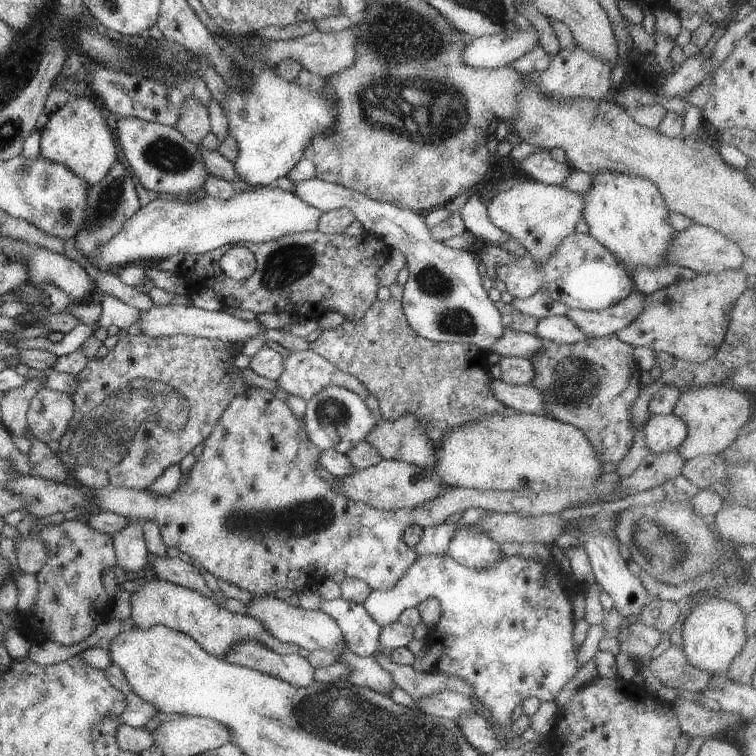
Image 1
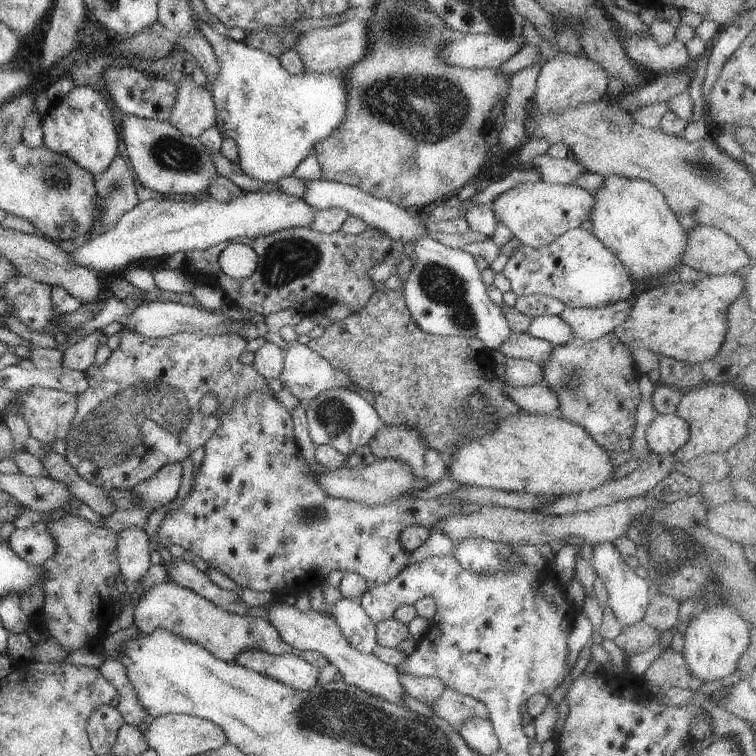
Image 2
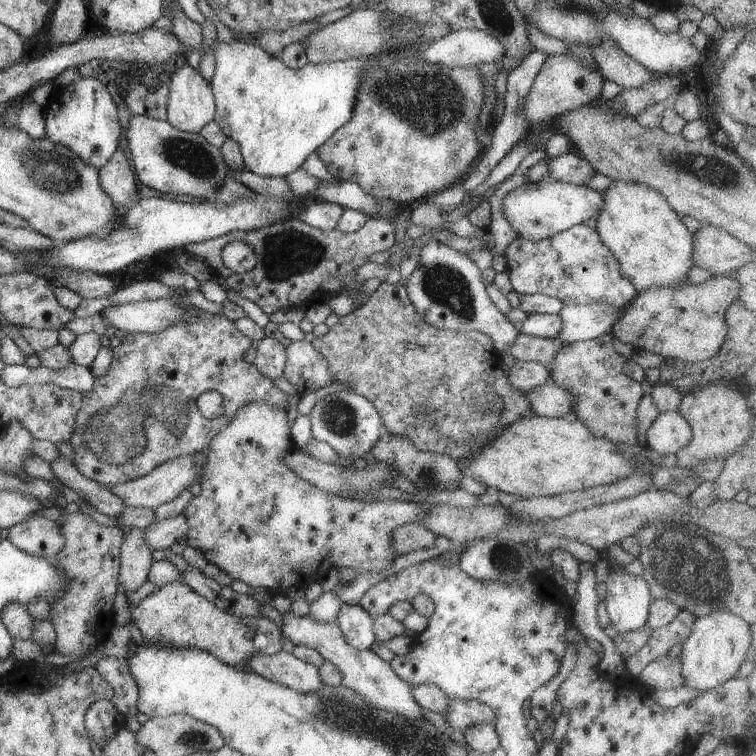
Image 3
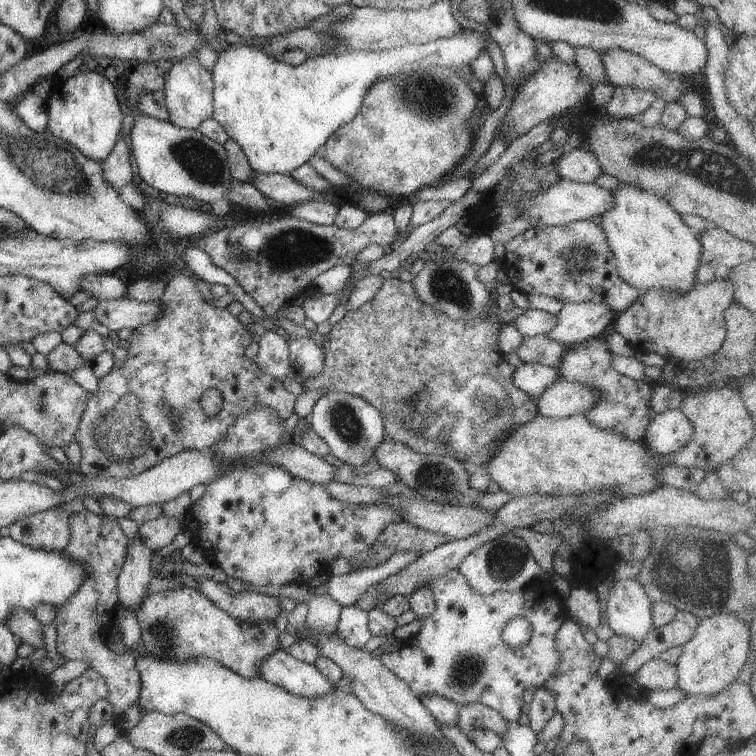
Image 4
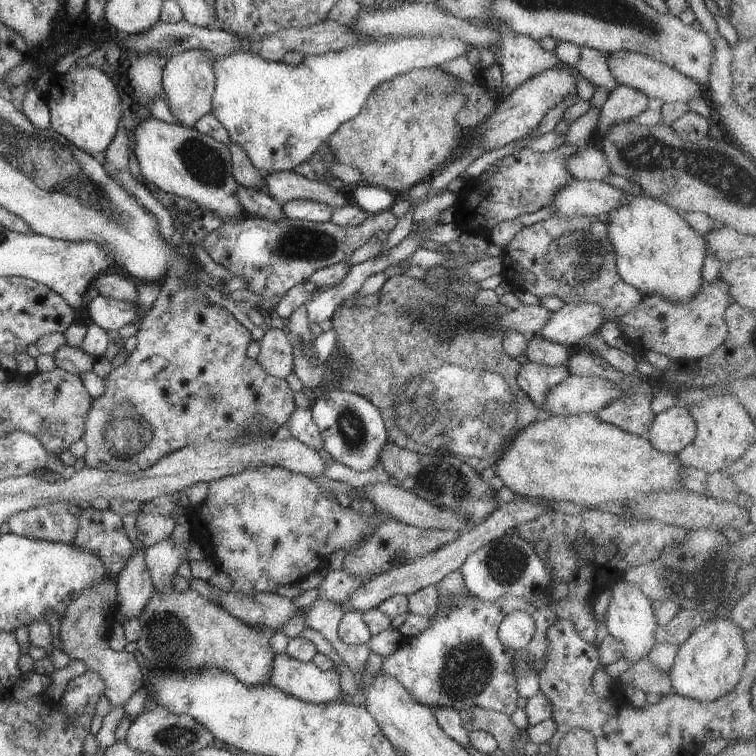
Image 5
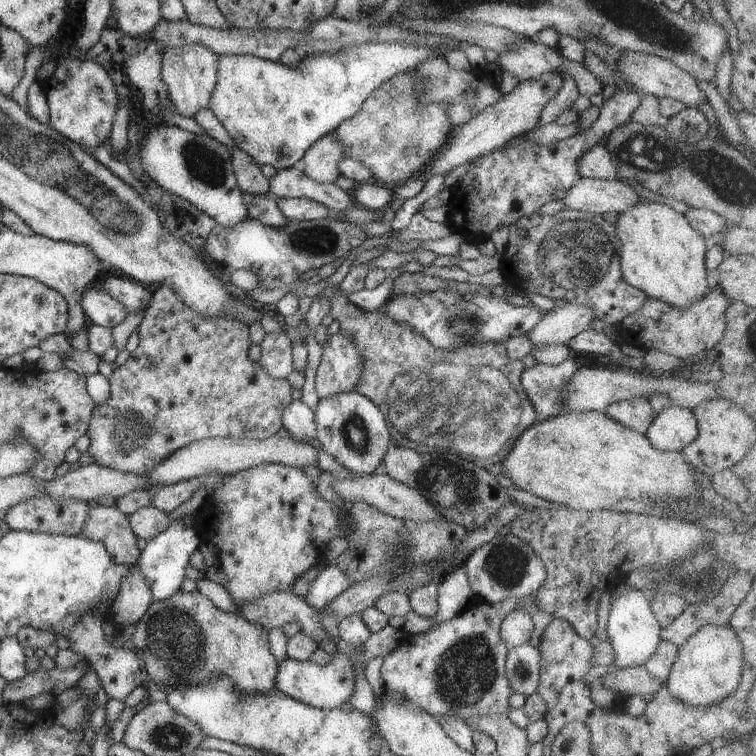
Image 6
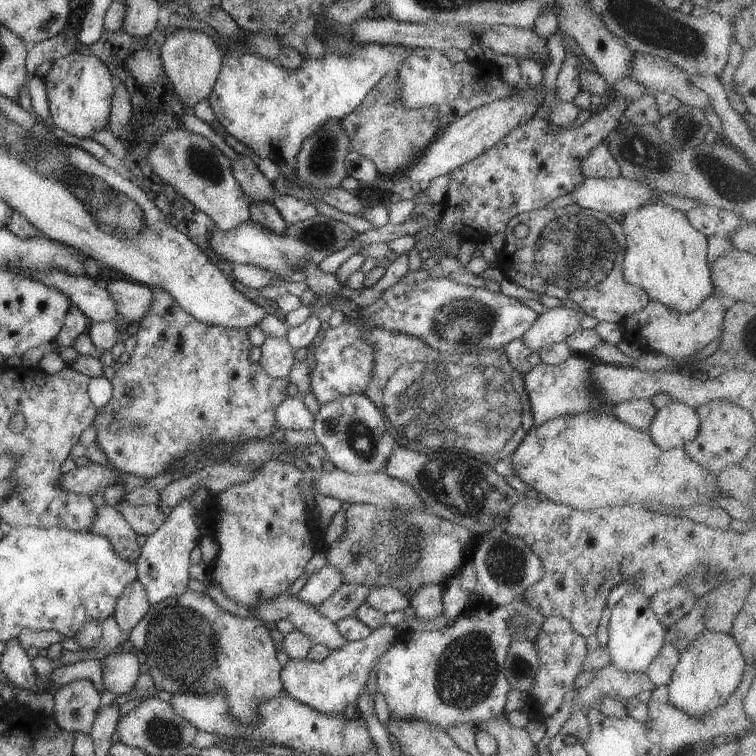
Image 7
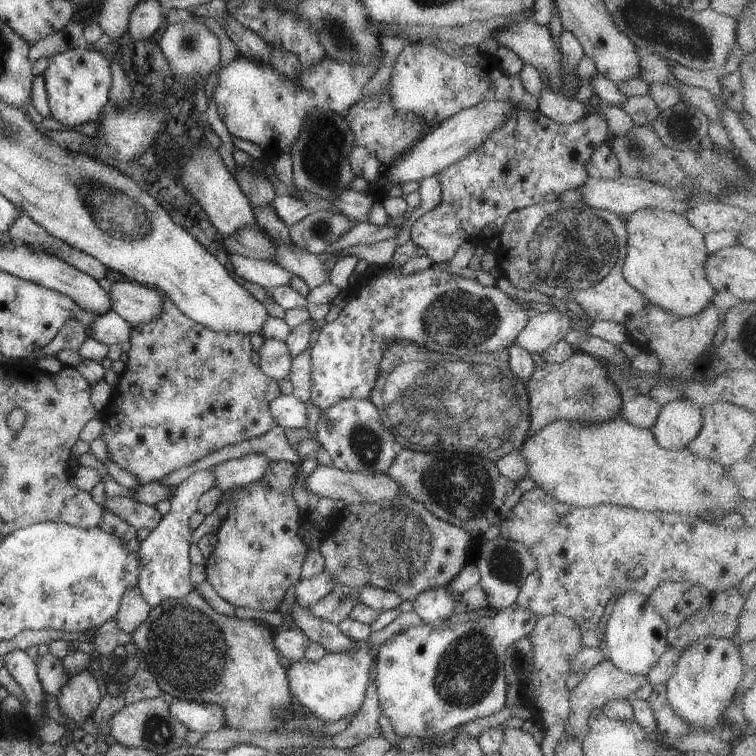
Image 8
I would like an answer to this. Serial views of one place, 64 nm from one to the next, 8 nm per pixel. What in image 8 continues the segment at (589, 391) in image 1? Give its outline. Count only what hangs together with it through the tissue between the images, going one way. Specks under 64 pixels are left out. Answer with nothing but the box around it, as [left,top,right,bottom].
[621,394,661,429]

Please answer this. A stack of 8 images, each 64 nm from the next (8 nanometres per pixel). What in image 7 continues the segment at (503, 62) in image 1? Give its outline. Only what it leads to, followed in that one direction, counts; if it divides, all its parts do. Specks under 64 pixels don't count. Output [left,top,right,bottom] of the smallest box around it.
[207,43,406,165]

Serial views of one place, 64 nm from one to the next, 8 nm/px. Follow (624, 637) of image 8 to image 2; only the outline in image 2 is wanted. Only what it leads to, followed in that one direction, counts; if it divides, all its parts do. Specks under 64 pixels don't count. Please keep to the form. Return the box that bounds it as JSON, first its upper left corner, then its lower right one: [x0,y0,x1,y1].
[592,542,653,628]

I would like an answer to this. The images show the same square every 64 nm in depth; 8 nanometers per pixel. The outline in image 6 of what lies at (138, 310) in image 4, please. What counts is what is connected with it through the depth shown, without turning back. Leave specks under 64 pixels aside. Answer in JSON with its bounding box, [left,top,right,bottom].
[80,284,129,329]

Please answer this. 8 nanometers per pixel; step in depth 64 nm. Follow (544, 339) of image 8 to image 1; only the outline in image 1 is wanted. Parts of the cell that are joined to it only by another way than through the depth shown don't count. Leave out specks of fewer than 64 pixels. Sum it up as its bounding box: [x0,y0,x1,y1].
[566,290,645,339]

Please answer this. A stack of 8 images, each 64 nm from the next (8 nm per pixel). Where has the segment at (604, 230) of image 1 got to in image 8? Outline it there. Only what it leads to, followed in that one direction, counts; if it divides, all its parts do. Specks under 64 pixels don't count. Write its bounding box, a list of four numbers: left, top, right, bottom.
[623,208,717,318]

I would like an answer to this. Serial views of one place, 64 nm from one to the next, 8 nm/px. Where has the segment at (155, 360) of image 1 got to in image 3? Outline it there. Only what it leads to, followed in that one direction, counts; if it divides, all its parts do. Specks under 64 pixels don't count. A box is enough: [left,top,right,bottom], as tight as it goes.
[68,287,290,487]

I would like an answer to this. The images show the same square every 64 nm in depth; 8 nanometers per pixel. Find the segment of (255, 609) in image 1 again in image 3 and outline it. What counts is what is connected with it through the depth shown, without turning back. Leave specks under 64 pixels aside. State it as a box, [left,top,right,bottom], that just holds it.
[282,610,426,722]

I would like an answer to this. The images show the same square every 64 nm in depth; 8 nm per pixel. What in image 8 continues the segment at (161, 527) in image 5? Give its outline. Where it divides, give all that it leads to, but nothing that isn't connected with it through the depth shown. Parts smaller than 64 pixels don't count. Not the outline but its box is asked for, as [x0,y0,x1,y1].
[103,496,162,530]

